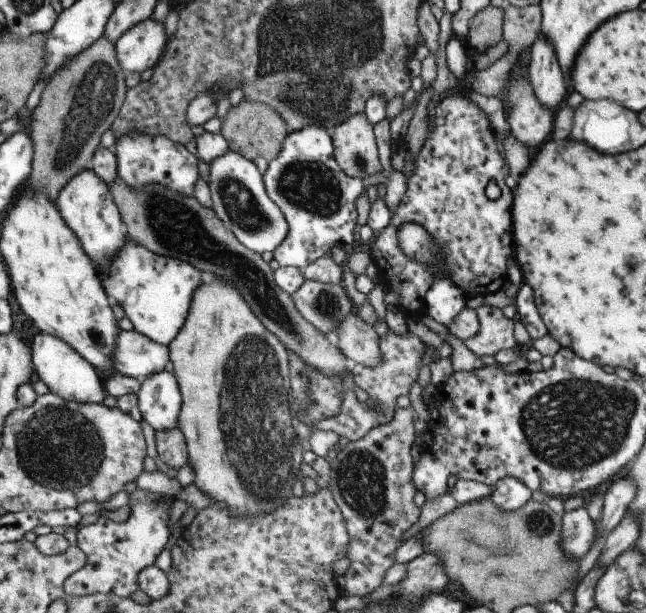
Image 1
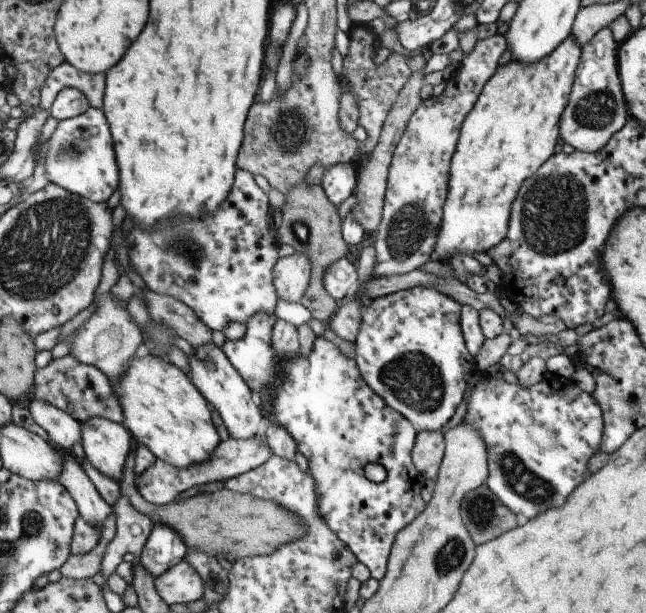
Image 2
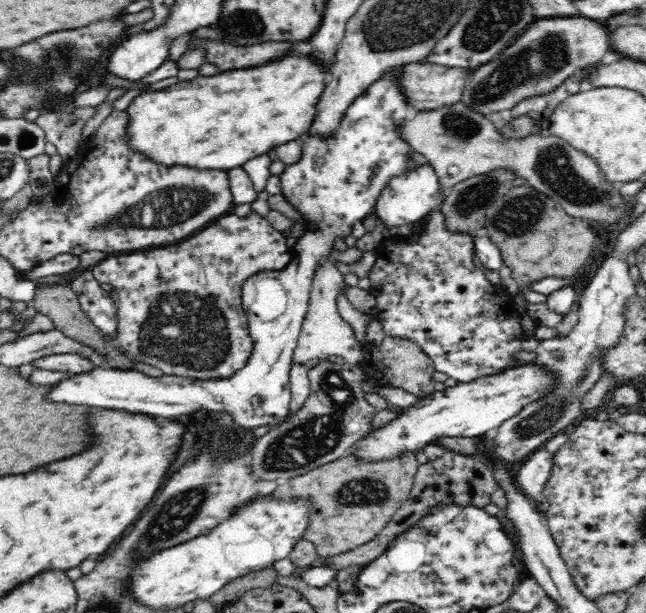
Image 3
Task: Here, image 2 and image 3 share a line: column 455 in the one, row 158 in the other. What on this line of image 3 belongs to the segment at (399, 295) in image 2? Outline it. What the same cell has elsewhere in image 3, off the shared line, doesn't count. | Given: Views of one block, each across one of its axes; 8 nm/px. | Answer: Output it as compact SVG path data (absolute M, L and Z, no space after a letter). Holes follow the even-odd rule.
M396 66L388 70L350 106L336 134L330 138L308 137L302 143L300 160L287 165L280 175L282 195L315 222L316 230L312 232L304 226L305 237L297 240L292 262L284 270L260 272L244 282L242 306L248 317L252 350L247 363L239 371L223 379L196 380L172 375L150 377L134 369L92 368L52 384L48 390L48 402L122 408L168 418L206 410L229 416L237 426L249 431L289 417L292 358L309 307L315 268L322 259L330 258L334 238L347 237L356 220L363 220L374 212L376 199L388 179L407 171L414 164L408 159L413 150L395 132L395 126L413 113L395 80L401 68Z

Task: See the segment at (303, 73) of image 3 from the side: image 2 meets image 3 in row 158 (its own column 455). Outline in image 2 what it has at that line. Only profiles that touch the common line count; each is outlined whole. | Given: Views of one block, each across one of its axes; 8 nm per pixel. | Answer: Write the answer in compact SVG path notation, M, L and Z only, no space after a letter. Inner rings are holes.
M571 35L567 36L564 41L561 41L547 56L542 56L536 63L518 63L515 59L510 59L506 64L499 65L496 71L489 77L489 80L482 86L480 95L473 103L473 108L465 115L459 129L459 136L456 142L455 152L452 154L449 167L448 189L446 199L442 206L442 217L438 228L437 238L432 250L431 257L437 260L446 260L453 253L469 254L473 252L485 252L488 248L494 247L505 236L510 206L521 186L521 182L529 178L539 168L545 160L553 154L553 146L559 143L559 127L558 122L568 101L574 72L577 68L577 63L580 61L580 52L582 47L576 43L576 38Z

